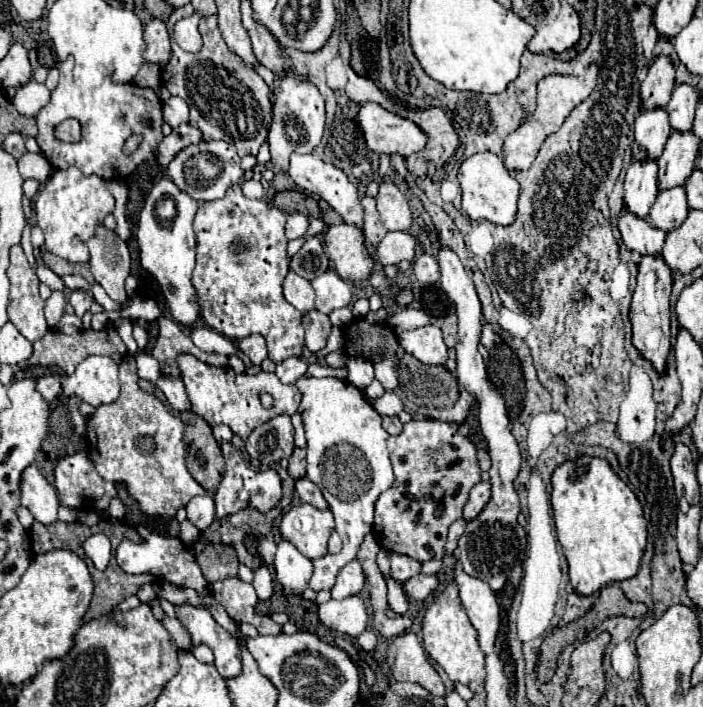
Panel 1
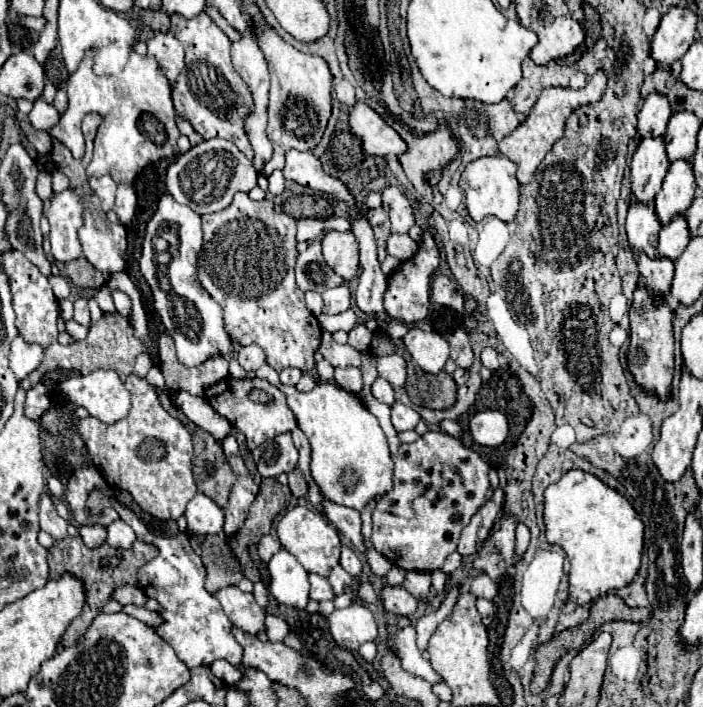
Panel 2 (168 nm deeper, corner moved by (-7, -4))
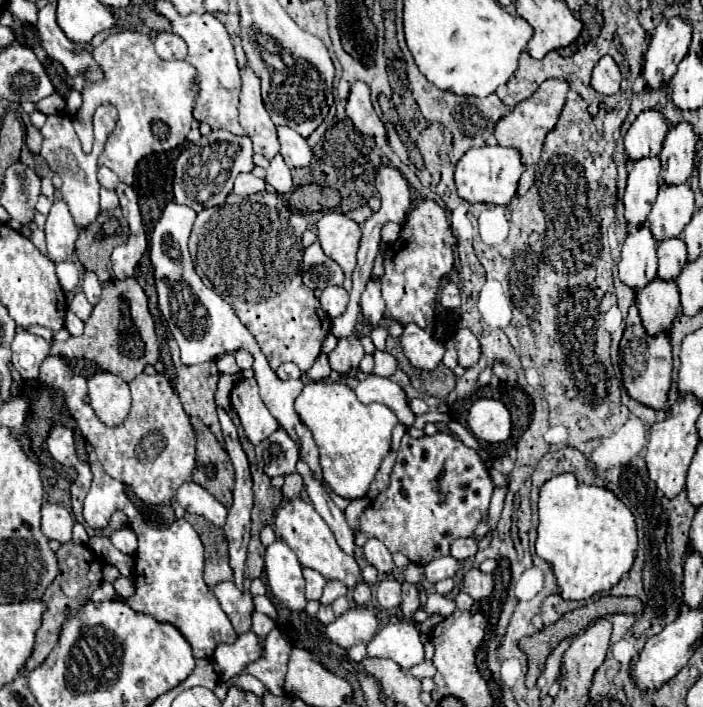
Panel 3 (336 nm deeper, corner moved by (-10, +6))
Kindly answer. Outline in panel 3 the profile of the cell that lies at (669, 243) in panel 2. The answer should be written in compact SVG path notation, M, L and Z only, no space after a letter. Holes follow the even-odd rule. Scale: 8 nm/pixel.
M680 236L666 238L658 244L658 276L664 280L674 280L682 266L686 264L686 244Z

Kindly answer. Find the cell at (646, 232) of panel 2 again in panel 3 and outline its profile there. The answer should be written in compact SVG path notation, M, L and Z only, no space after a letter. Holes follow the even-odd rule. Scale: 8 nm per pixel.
M648 224L632 226L622 246L622 260L618 264L618 276L624 284L636 292L656 276L658 256L656 238Z

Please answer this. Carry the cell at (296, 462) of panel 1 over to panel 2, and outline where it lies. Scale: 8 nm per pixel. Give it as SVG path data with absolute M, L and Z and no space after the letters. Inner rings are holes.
M293 470L293 472L289 472L289 490L291 490L291 494L295 496L295 498L303 498L303 496L307 496L307 482L303 480L303 476L301 476L301 470Z

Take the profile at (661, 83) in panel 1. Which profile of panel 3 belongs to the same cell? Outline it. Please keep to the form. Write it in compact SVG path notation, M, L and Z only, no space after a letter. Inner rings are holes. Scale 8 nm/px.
M648 108L642 114L638 114L638 118L634 120L624 138L628 160L656 156L662 148L666 132L668 132L668 120L662 110Z

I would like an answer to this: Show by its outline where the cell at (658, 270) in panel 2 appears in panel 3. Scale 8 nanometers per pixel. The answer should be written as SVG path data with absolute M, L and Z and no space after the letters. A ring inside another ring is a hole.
M656 276L636 296L638 312L644 320L648 334L666 332L672 326L674 316L680 312L680 294L674 280L662 280Z

